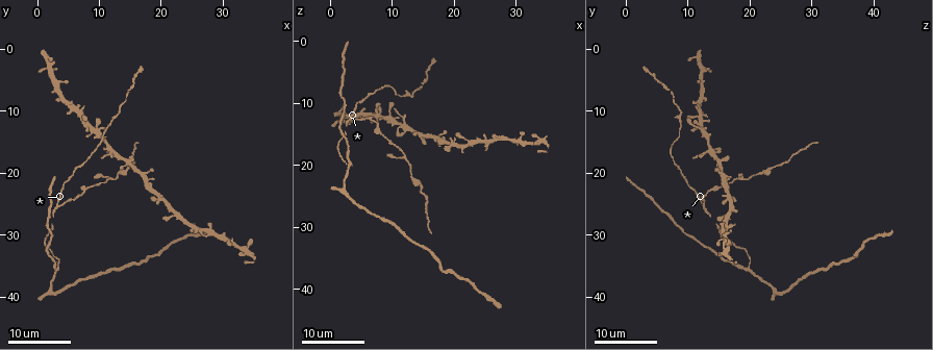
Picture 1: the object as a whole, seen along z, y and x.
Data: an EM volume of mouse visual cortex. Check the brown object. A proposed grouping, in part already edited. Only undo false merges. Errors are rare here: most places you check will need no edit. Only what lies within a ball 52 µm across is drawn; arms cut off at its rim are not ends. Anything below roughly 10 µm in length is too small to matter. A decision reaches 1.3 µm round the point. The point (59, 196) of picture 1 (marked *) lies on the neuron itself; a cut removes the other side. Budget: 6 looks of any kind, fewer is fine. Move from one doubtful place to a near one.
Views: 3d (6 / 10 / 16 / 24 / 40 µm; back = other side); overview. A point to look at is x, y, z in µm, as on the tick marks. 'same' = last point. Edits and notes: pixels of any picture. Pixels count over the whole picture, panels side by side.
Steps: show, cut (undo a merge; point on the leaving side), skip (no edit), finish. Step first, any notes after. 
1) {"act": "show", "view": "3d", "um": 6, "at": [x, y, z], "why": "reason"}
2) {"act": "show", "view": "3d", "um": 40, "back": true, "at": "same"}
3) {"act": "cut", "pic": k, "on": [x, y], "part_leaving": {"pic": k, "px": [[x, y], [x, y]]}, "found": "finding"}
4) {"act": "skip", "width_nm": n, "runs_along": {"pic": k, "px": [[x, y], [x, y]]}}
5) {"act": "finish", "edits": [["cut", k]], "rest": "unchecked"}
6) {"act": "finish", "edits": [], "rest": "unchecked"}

{"act": "show", "view": "3d", "um": 24, "at": [3.5, 25.5, 12.5], "why": "two arms in line, one across"}

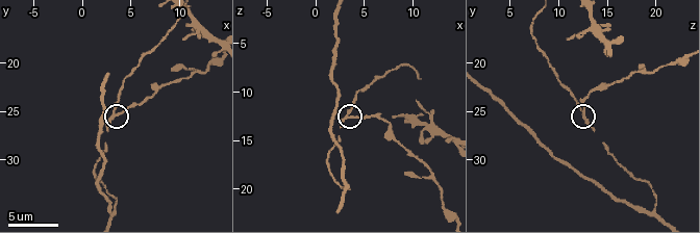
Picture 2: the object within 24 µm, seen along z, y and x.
{"act": "show", "view": "3d", "um": 10, "at": [3.4, 25.2, 12.4]}

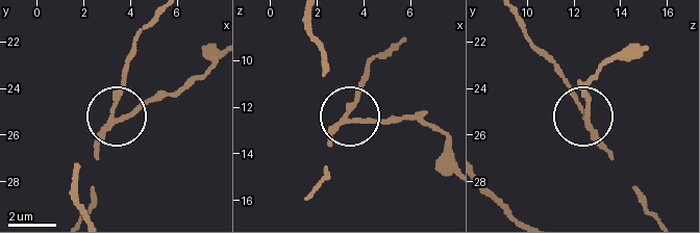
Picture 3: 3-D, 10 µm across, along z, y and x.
{"act": "cut", "pic": 3, "on": [140, 106], "side_arm_um": 29, "part_leaving": {"pic": 3, "px": [[110, 125], [180, 94], [210, 72], [216, 59]]}, "found": "two neurons meet here"}

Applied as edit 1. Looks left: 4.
{"act": "show", "view": "overview"}

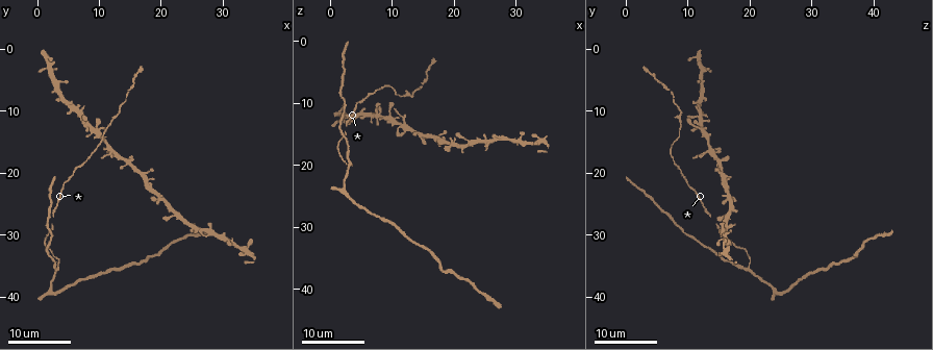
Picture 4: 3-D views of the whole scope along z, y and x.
{"act": "show", "view": "3d", "um": 24, "at": [11.5, 12.5, 9.0], "why": "arms part here"}

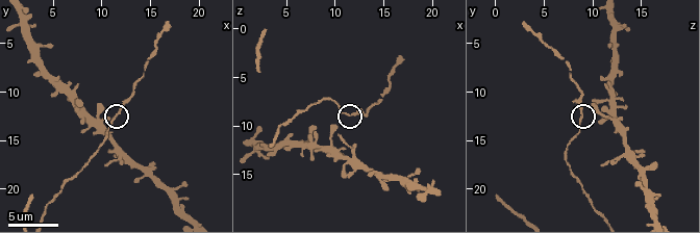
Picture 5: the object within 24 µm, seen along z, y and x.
{"act": "show", "view": "3d", "um": 10, "at": [11.2, 12.6, 8.8], "why": "zoom in"}

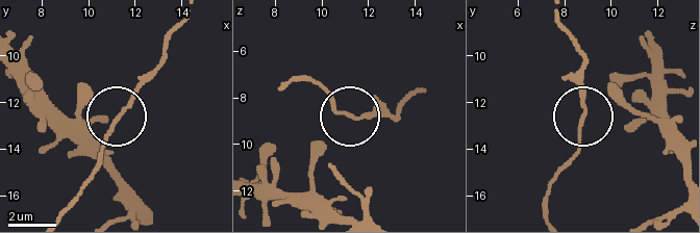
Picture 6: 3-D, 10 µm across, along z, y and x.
{"act": "skip", "runs_along": {"pic": 6, "px": [[548, 210], [550, 180], [577, 145], [583, 69]]}, "found": "one neuron here"}

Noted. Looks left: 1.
{"act": "show", "view": "3d", "um": 10, "at": [8.8, 13.2, 12.4], "why": "four-way junction"}

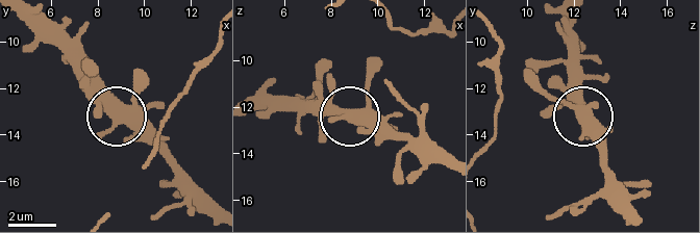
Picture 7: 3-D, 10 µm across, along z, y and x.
{"act": "skip", "width_nm": 420, "found": "all the same neuron"}

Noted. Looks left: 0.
{"act": "finish", "edits": [["cut", 3]], "rest": "unchecked"}

